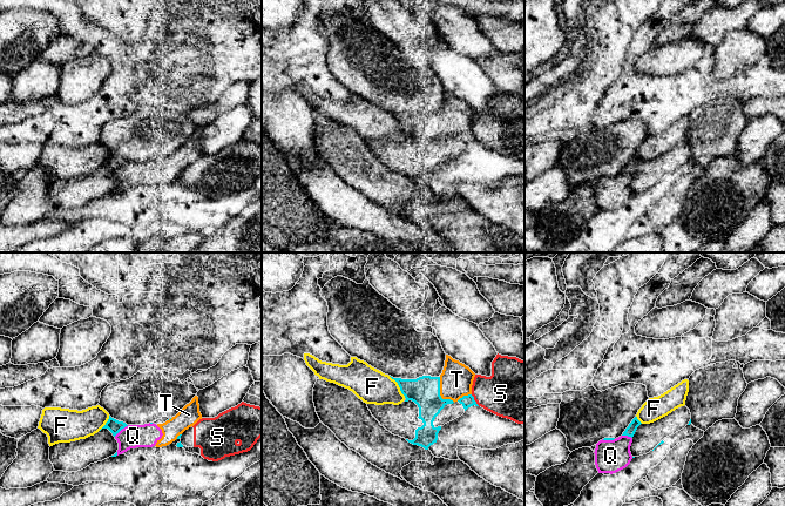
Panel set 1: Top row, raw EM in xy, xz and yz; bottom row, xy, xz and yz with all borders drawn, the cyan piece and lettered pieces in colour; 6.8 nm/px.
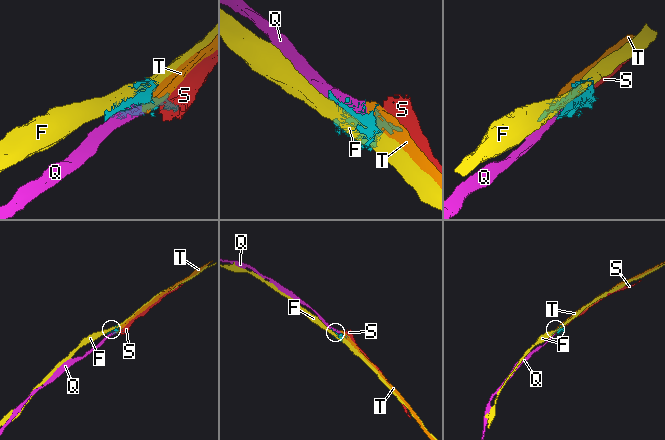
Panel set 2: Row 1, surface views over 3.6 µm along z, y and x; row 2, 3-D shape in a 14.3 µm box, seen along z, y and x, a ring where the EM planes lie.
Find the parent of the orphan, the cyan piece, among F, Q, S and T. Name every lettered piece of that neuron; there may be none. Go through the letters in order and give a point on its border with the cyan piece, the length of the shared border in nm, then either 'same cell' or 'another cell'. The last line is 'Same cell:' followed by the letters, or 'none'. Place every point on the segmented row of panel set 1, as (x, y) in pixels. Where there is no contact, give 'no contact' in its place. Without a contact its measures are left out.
F: meets cyan in xz at (399, 386); contact 190 nm long; same cell
Q: meets cyan in xy at (121, 429); contact 130 nm long; another cell
S: meets cyan in xz at (474, 400); contact 100 nm long; another cell
T: meets cyan in xz at (439, 393); contact 200 nm long; another cell
Same cell: F

